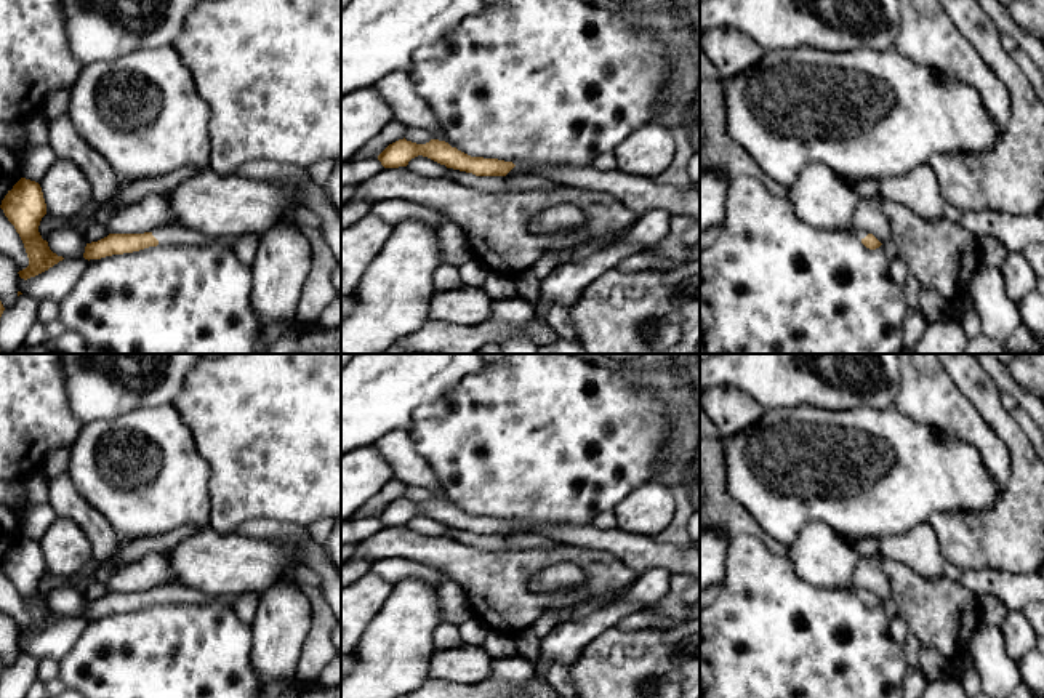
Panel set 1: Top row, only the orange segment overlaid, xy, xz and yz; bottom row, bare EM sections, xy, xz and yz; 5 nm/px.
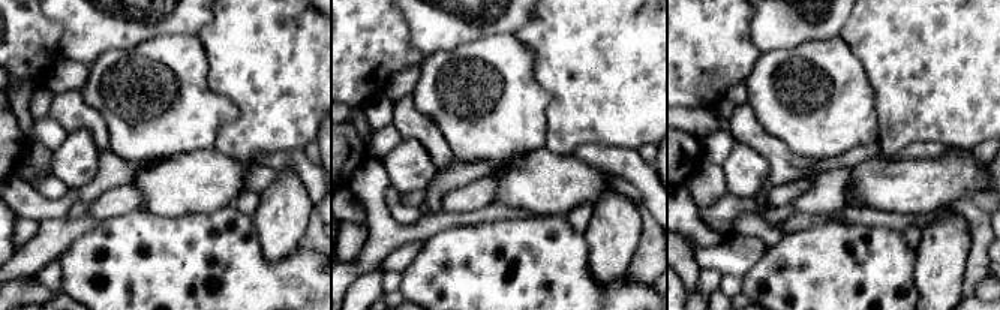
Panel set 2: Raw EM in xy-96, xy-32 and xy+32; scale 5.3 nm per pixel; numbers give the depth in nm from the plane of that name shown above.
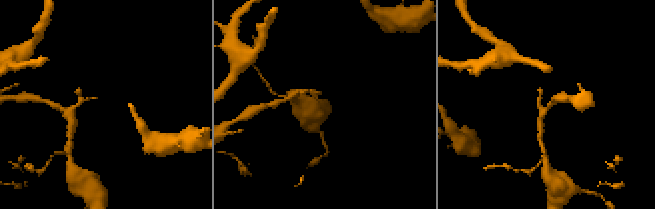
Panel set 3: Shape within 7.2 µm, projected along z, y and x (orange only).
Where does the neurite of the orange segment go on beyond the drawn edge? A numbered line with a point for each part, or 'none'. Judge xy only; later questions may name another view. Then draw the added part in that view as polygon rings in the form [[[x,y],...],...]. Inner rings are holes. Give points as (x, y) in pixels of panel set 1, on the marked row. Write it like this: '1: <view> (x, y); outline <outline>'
1: xy (173, 234); outline [[[170,224],[168,227],[152,231],[152,235],[159,240],[159,245],[202,245],[202,243],[223,243],[234,248],[235,240],[219,240],[200,232]]]

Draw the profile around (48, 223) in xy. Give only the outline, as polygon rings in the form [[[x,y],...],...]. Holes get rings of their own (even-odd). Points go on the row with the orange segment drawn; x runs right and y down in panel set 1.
[[[45,215],[40,221],[38,232],[42,239],[48,242],[48,235],[51,231],[67,229],[67,227],[72,227],[72,226],[66,219],[58,219],[50,215]]]

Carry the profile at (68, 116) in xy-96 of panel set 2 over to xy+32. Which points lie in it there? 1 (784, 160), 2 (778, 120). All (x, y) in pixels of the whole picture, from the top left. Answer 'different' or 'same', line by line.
1: same
2: different

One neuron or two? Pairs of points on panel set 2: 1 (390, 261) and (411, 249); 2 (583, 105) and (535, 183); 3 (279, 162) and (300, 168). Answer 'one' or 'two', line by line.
1: one
2: two
3: one

